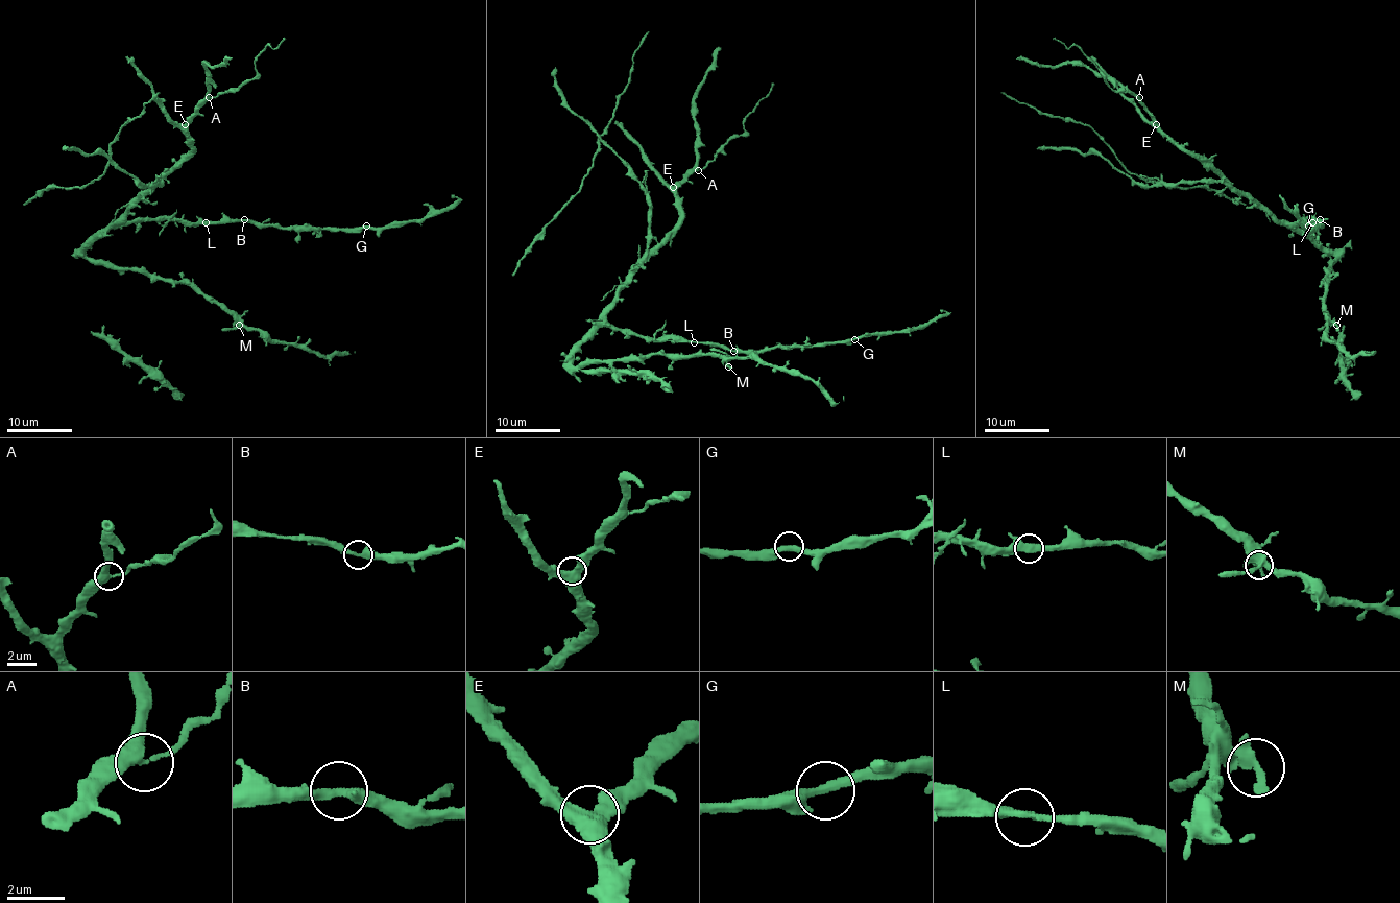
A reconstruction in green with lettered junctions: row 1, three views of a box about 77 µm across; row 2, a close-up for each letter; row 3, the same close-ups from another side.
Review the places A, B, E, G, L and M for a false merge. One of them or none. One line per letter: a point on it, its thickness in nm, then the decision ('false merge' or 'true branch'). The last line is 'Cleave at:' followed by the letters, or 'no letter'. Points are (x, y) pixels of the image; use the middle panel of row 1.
A: (698, 170) | 320 nm | false merge
B: (733, 351) | 360 nm | true branch
E: (673, 187) | 460 nm | true branch
G: (854, 339) | 340 nm | true branch
L: (694, 342) | 280 nm | true branch
M: (728, 366) | 320 nm | true branch
Cleave at: A

